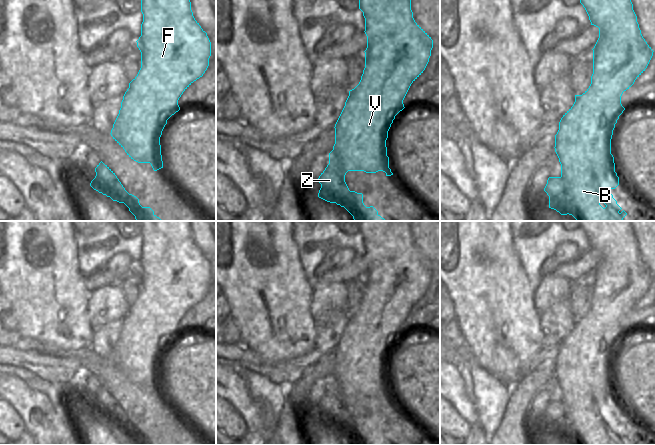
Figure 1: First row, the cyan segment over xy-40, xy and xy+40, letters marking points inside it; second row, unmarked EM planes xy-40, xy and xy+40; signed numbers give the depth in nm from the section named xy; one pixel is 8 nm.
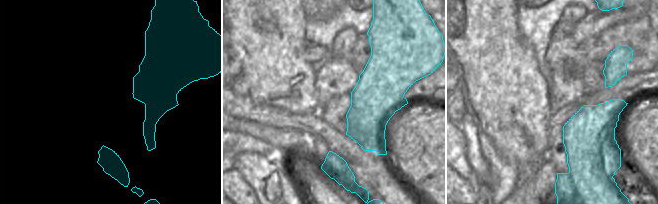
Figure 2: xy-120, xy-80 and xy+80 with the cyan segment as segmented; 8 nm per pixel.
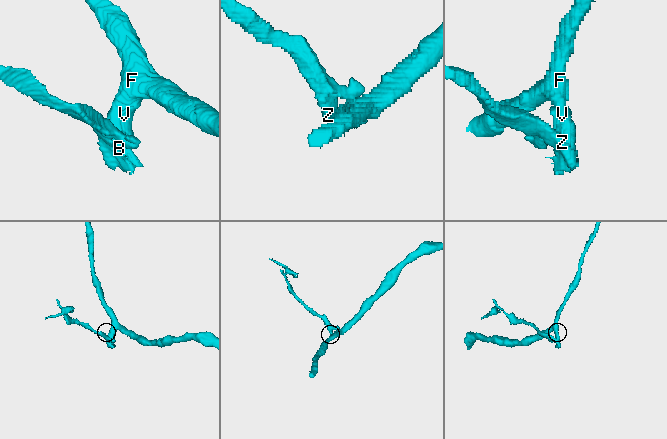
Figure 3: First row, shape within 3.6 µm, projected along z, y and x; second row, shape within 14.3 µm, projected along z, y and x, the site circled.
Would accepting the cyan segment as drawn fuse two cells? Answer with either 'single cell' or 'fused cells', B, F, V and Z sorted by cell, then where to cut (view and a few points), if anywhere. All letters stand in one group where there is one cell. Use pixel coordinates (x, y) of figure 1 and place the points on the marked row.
fused cells; B F V / Z; cut in xy+40 along (561, 176), (566, 188), (566, 198), (570, 202), (568, 213)

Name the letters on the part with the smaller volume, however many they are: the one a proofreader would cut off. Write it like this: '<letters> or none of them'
Z

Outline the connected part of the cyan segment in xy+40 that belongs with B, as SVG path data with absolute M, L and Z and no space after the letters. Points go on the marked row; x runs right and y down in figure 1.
M580 0L580 3L585 8L591 25L599 28L599 38L592 49L593 74L589 88L582 95L575 95L573 106L561 118L554 148L561 164L561 177L565 180L567 200L571 202L568 214L577 221L623 221L627 213L624 210L619 212L622 208L609 192L619 185L614 157L611 154L611 139L615 124L625 110L621 104L621 96L645 71L654 51L641 34L631 0Z

